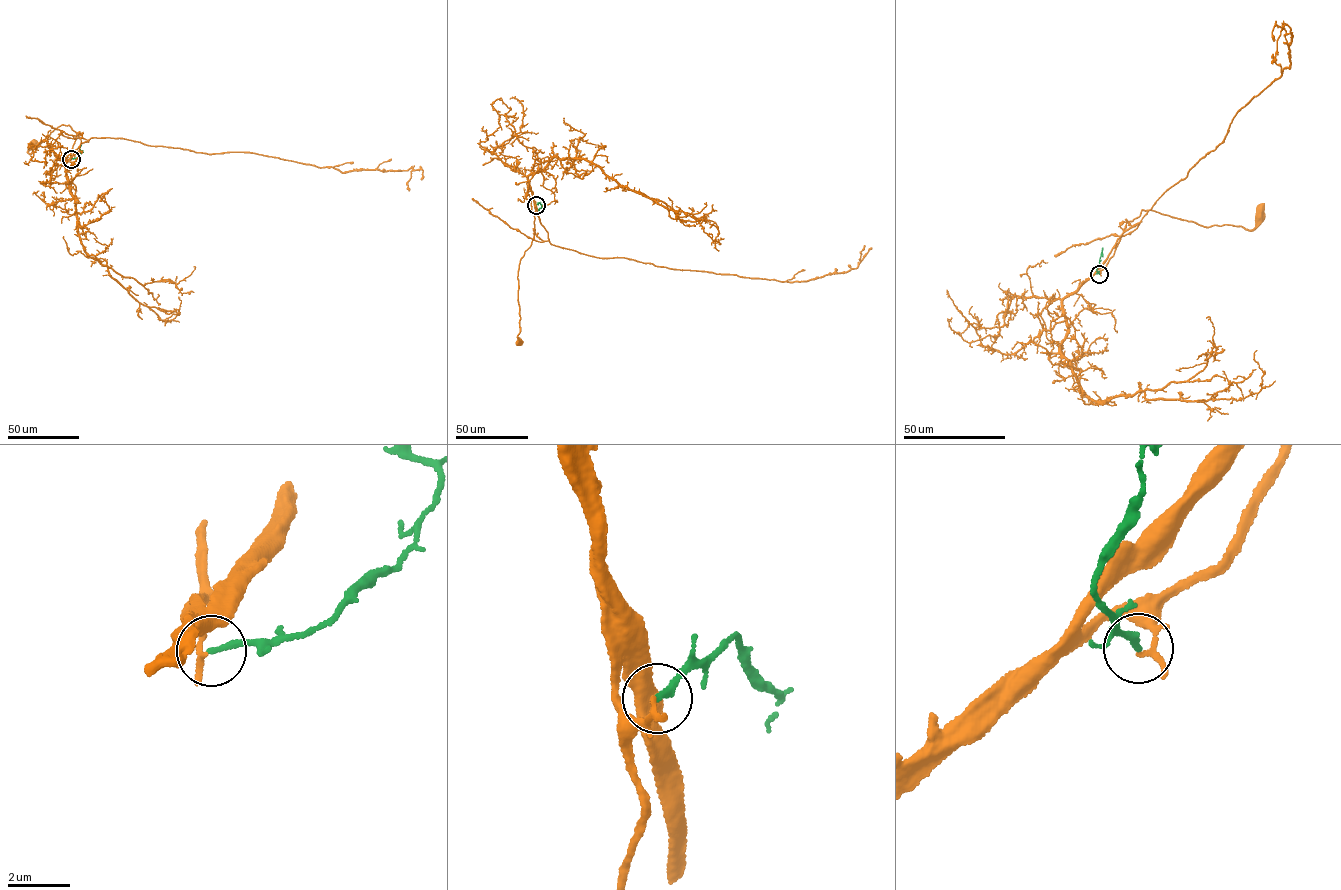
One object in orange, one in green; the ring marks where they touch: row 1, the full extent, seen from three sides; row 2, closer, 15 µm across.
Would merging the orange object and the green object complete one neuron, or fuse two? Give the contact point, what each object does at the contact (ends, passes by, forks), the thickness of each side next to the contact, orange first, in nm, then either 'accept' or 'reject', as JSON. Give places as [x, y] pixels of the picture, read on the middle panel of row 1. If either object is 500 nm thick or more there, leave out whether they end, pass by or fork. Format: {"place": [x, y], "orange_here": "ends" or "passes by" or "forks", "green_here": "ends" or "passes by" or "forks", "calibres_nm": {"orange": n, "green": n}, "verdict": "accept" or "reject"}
{"place": [536, 205], "orange_here": "passes by", "green_here": "ends", "calibres_nm": {"orange": 130, "green": 200}, "verdict": "reject"}

